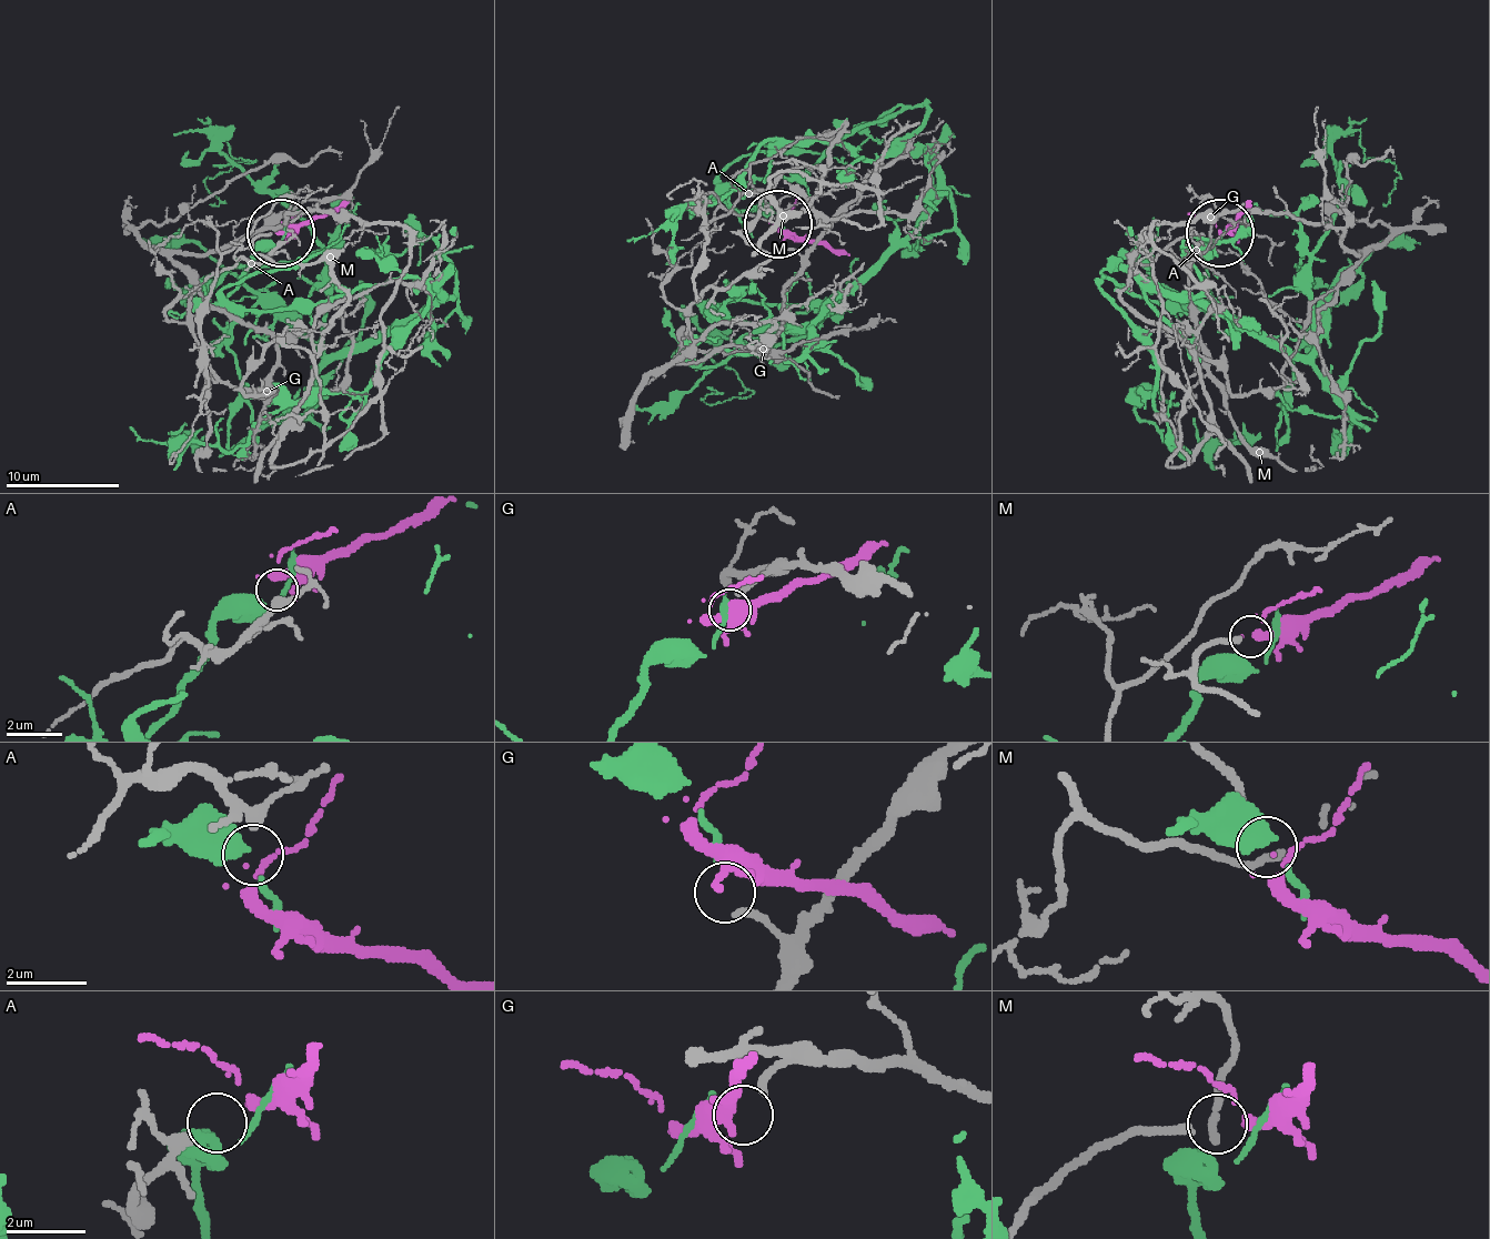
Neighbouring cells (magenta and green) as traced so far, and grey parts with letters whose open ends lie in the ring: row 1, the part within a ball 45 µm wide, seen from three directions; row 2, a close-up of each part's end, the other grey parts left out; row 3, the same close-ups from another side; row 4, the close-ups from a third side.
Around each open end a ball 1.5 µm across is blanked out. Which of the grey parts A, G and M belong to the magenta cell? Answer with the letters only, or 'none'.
M

